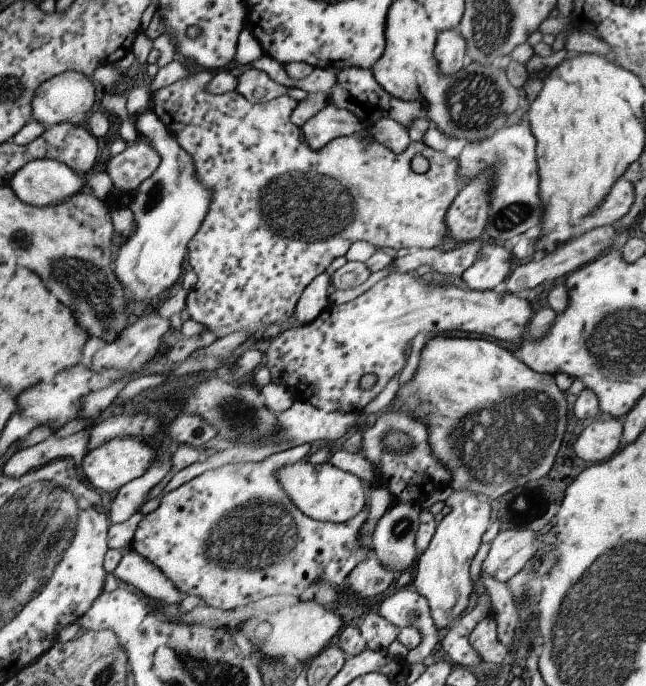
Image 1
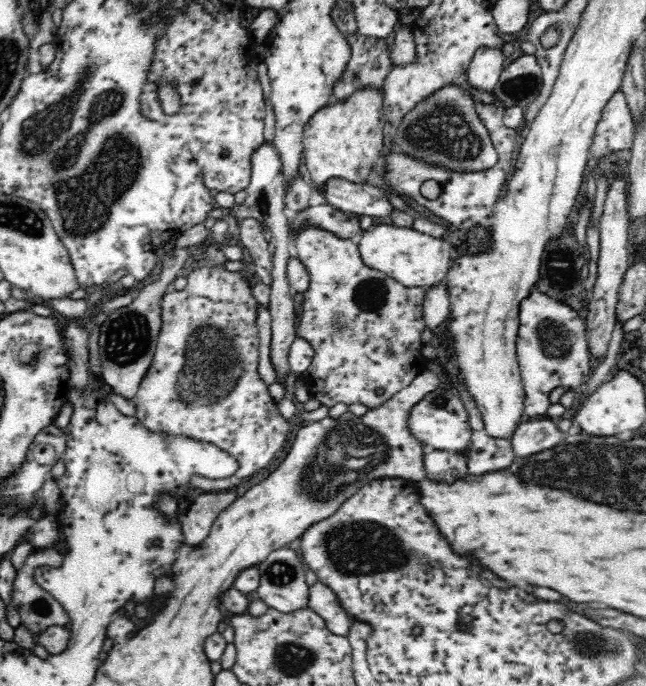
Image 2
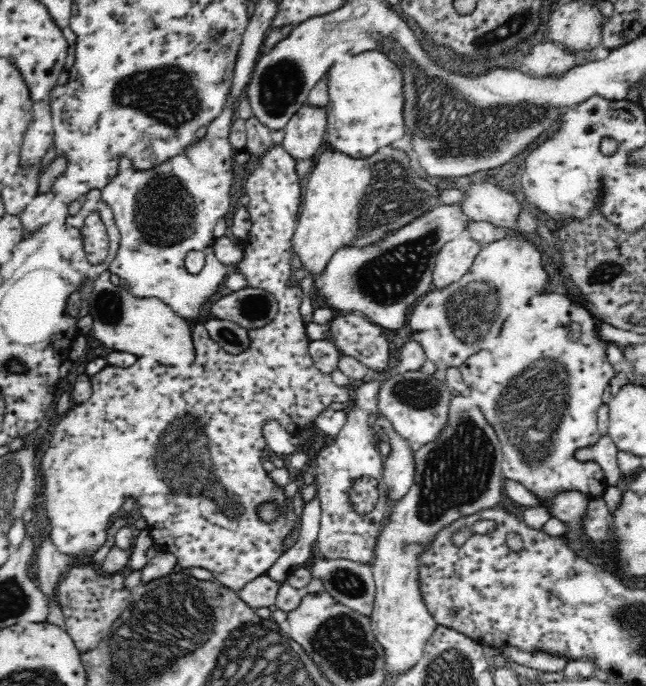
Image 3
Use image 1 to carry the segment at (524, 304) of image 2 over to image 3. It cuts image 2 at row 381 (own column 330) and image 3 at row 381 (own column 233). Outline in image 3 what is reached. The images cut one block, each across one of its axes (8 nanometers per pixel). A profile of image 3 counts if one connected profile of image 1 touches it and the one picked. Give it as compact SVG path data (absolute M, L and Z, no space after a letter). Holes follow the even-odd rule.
M543 293L532 298L524 306L517 307L508 316L501 327L497 342L493 348L480 350L480 352L472 354L471 357L468 357L464 361L462 366L459 366L462 378L469 388L469 397L476 403L477 408L481 410L483 417L492 426L497 439L500 441L503 452L504 478L523 484L530 492L538 496L541 502L544 502L546 499L551 499L555 492L563 490L576 490L586 495L587 498L600 497L606 485L605 476L600 465L592 459L585 460L580 454L581 449L594 446L601 437L598 432L598 426L596 425L596 410L606 400L604 394L608 381L616 377L619 373L619 367L611 364L608 360L608 354L606 352L608 352L610 343L598 335L598 328L599 323L594 317L592 309L586 310L586 306L580 303L574 303L570 298L567 298L566 294Z

